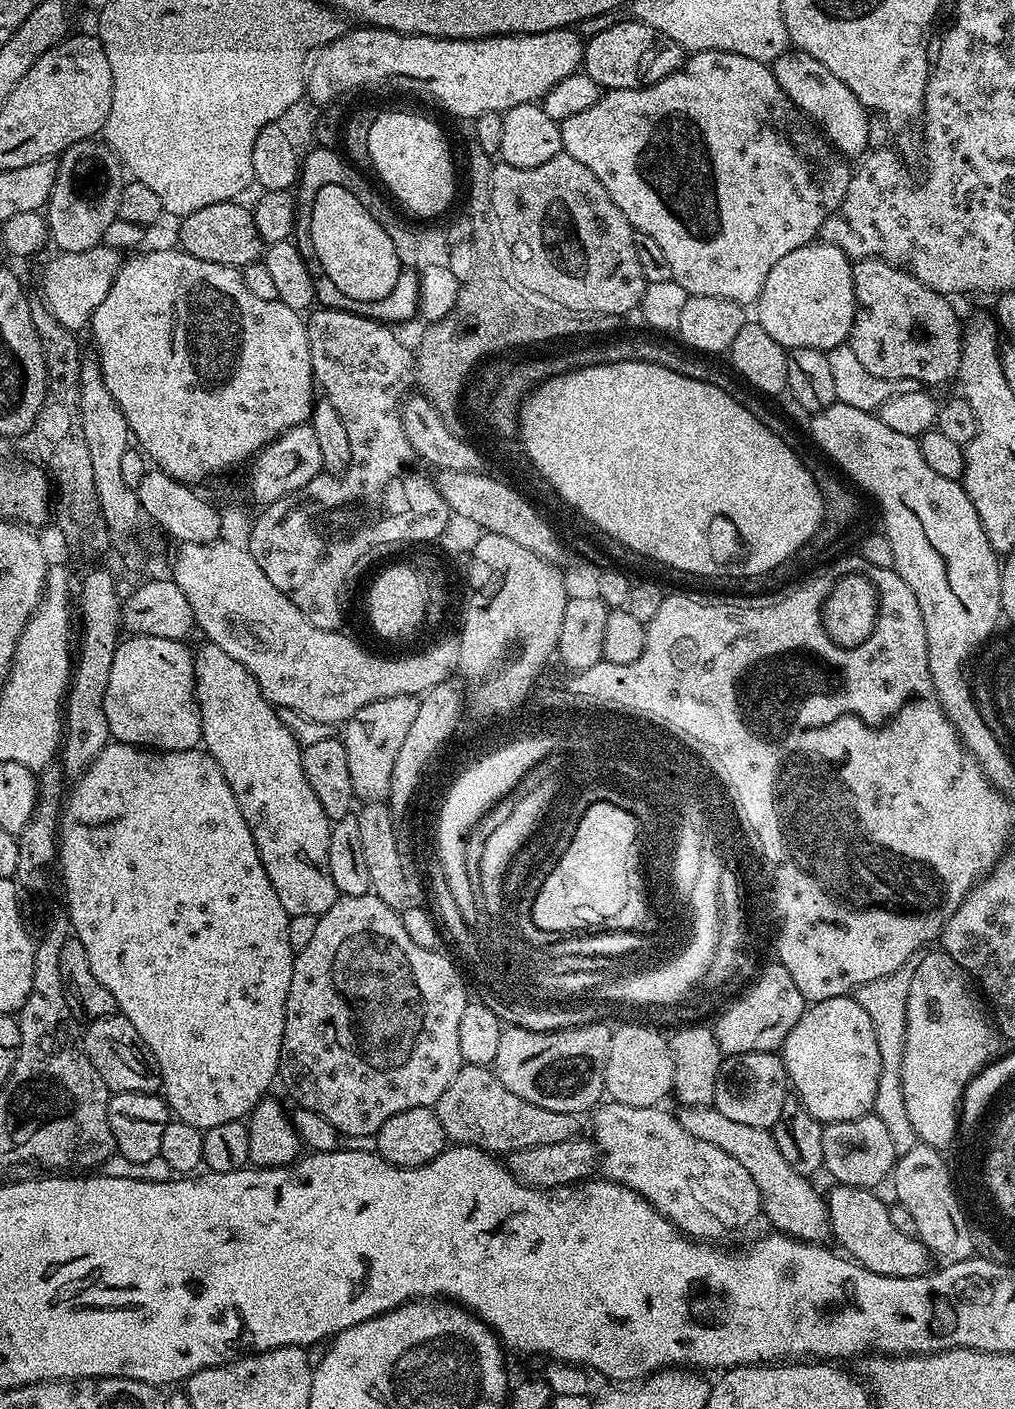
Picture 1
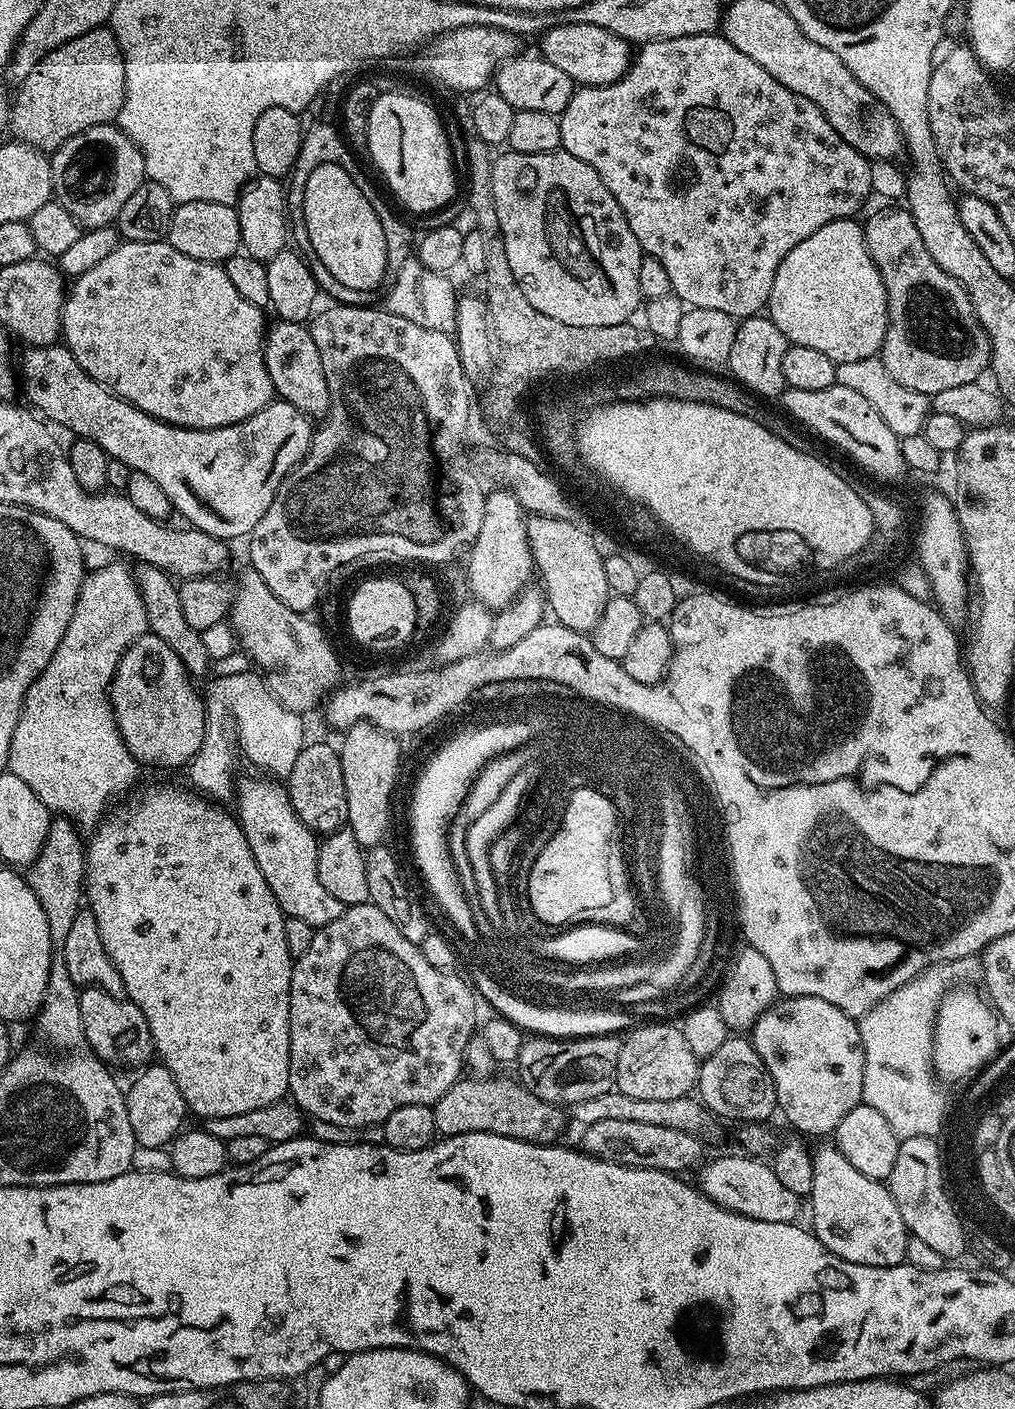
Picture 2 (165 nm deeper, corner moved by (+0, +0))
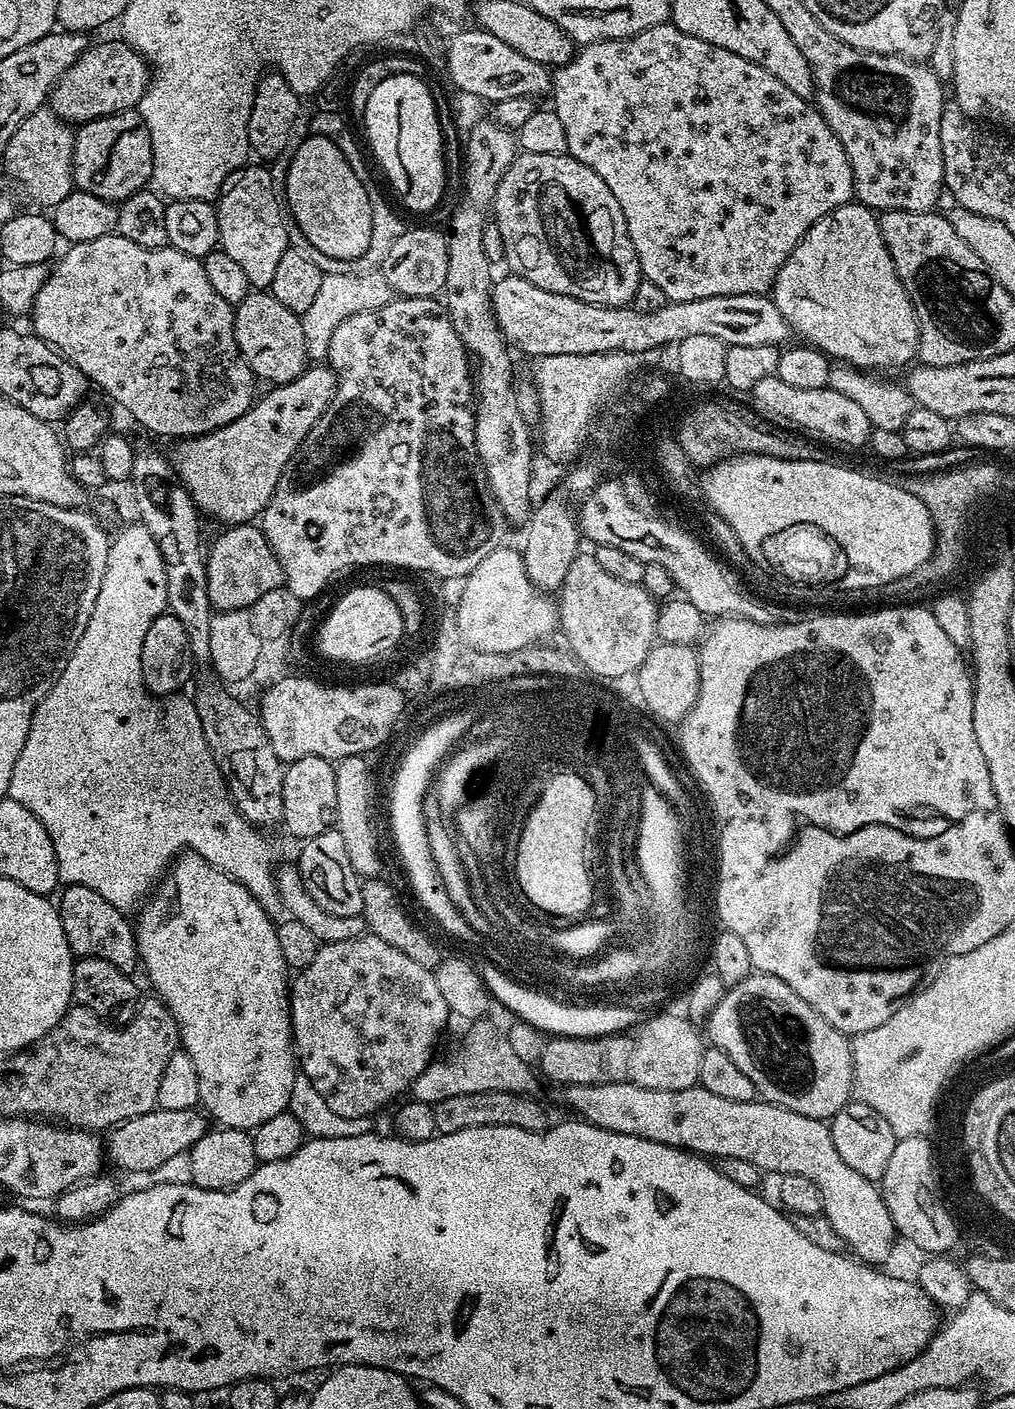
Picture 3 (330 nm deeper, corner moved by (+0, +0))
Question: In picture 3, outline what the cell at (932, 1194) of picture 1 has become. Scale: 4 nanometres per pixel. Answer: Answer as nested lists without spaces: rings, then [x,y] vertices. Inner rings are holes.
[[[926,1138],[897,1139],[894,1154],[890,1154],[890,1162],[886,1166],[886,1174],[878,1181],[880,1193],[884,1195],[886,1210],[890,1210],[890,1218],[894,1222],[897,1233],[904,1236],[924,1254],[948,1254],[958,1241],[953,1232],[955,1228],[952,1217],[944,1212],[936,1199],[935,1185],[932,1182],[931,1167],[934,1154],[928,1149]]]

